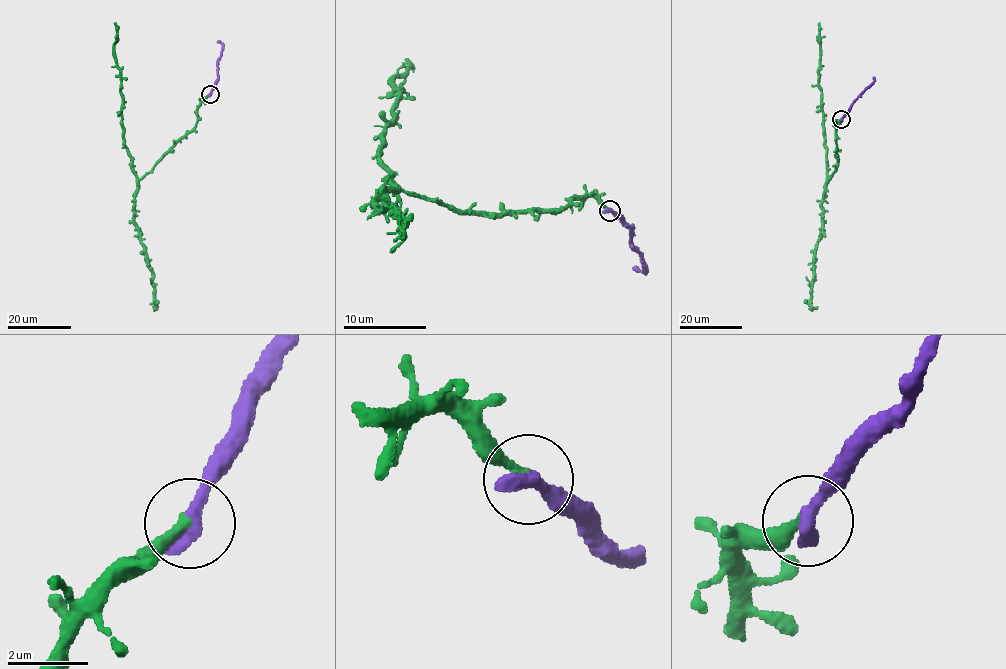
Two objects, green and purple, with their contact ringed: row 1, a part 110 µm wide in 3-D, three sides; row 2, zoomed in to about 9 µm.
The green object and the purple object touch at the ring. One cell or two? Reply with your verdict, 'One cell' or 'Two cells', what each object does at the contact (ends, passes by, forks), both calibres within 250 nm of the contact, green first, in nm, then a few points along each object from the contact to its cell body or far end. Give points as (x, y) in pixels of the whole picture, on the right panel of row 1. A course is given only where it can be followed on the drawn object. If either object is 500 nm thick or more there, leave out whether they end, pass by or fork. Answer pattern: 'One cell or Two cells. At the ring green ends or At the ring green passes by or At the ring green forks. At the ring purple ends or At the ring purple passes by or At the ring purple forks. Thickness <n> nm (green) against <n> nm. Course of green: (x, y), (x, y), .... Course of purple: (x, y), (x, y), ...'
One cell. Thickness 260 nm (green) against 500 nm. Course of green: (841, 119), (836, 122), (837, 169), (827, 182), (827, 149), (818, 83), (819, 22). Course of purple: (841, 119), (873, 78)

